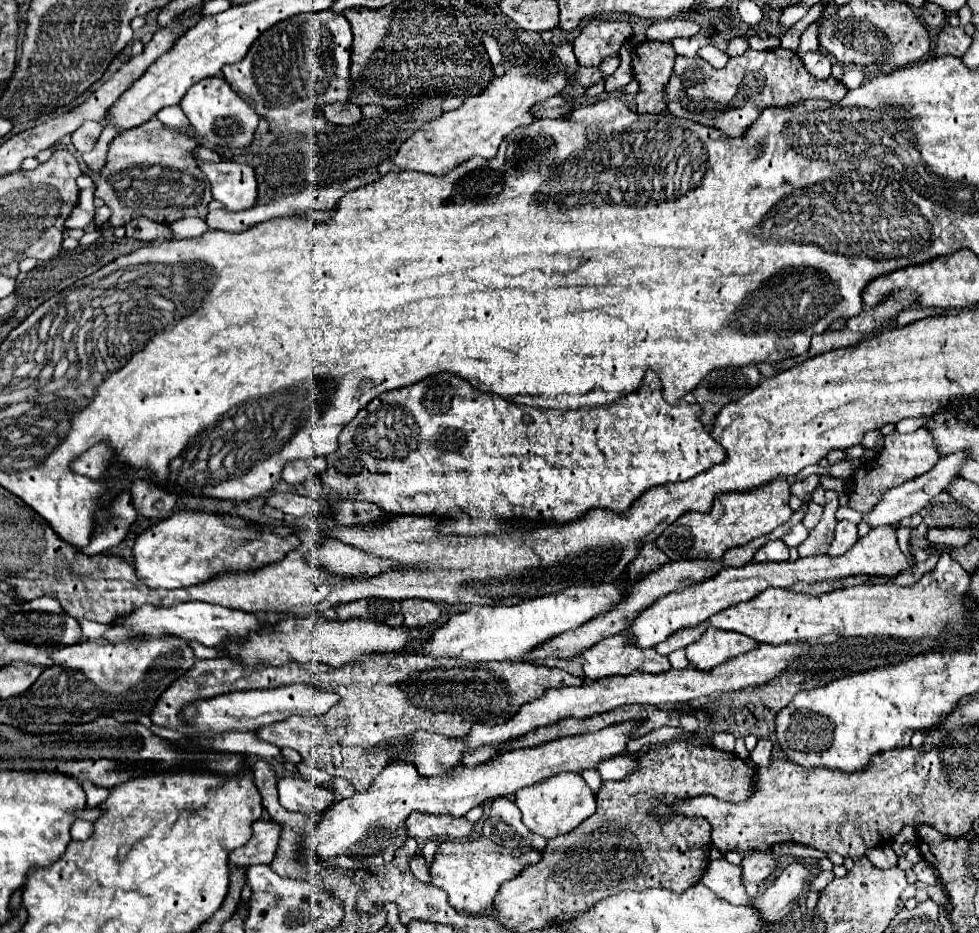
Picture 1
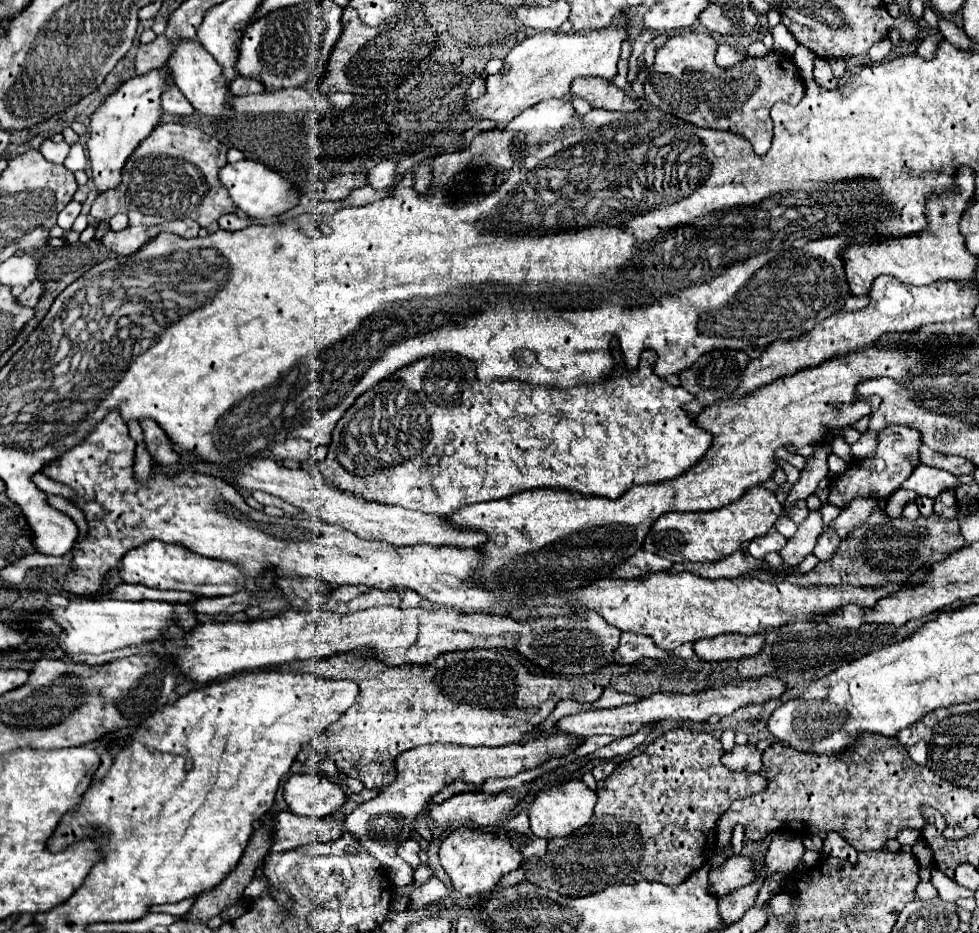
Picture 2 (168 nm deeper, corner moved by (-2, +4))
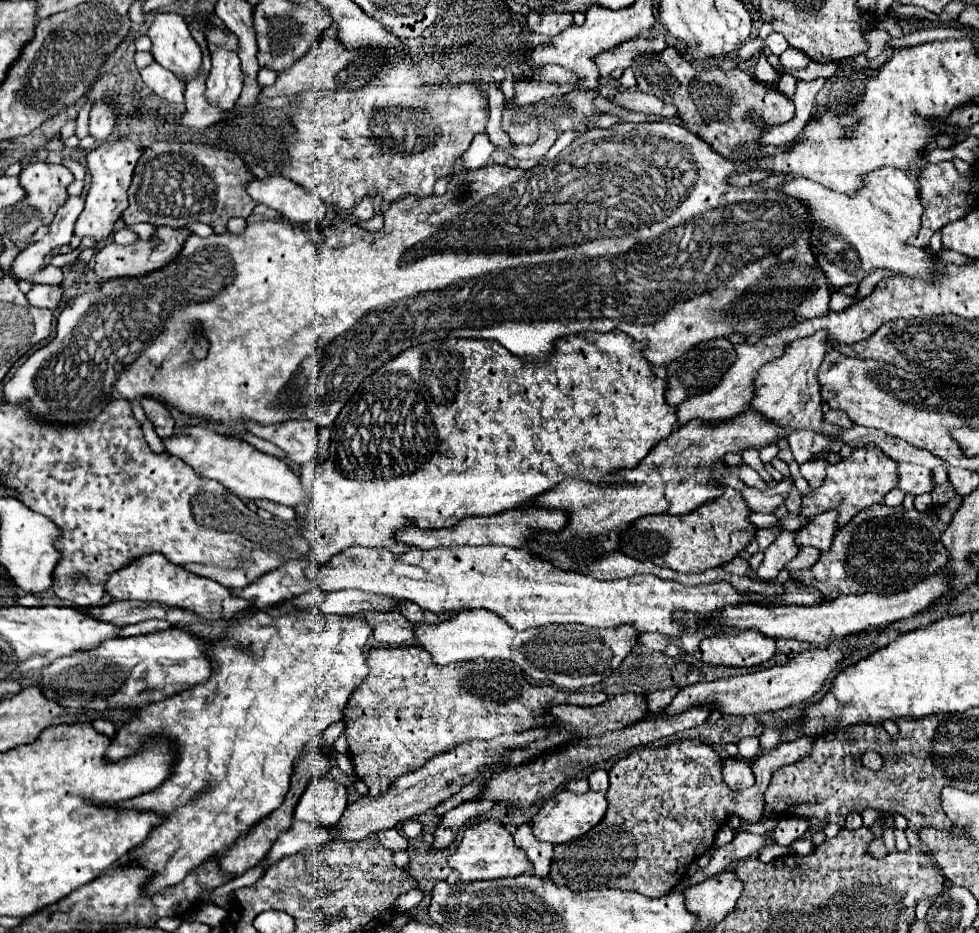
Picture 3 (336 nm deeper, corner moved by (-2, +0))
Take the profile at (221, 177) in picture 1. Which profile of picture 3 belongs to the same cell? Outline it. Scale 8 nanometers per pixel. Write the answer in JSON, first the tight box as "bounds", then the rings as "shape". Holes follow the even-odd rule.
{"bounds":[244,176,326,224],"shape":[[[282,176],[254,178],[244,184],[244,190],[252,200],[280,212],[294,224],[320,222],[326,214],[322,200],[316,200],[316,196],[312,196],[306,188],[300,188]]]}

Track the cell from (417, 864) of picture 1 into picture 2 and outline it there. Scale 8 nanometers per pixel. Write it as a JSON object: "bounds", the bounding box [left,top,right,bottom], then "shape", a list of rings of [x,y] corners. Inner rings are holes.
{"bounds":[400,838,420,868],"shape":[[[414,838],[412,840],[404,840],[404,844],[400,844],[400,858],[406,860],[412,868],[416,868],[420,864],[418,852],[420,852],[420,844]]]}

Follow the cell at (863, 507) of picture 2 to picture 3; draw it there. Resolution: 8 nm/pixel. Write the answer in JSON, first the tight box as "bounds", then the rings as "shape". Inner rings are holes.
{"bounds":[796,512,838,550],"shape":[[[822,512],[814,516],[814,520],[796,532],[796,544],[814,546],[818,550],[828,550],[832,546],[832,538],[838,530],[838,512]]]}

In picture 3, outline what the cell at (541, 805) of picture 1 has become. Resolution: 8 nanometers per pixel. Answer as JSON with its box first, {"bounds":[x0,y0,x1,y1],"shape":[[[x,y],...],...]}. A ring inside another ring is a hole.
{"bounds":[530,790,608,844],"shape":[[[562,790],[556,796],[552,796],[550,800],[546,800],[546,804],[538,810],[538,814],[530,822],[530,826],[538,840],[544,840],[550,844],[564,844],[572,838],[586,834],[592,826],[596,826],[604,818],[606,808],[608,808],[608,802],[606,802],[604,794],[600,794],[600,792],[590,790],[586,794],[576,794],[570,790]]]}

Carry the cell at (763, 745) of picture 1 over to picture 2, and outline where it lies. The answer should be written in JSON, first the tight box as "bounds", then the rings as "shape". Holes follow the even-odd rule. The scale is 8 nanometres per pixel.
{"bounds":[722,746,762,774],"shape":[[[734,746],[730,752],[724,752],[722,762],[726,768],[734,770],[734,772],[746,772],[746,774],[754,774],[762,768],[762,754],[750,746]]]}

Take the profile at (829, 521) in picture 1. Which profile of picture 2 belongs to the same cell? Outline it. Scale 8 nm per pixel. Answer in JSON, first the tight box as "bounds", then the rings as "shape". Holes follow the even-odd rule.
{"bounds":[778,512,824,566],"shape":[[[810,512],[800,524],[798,532],[788,540],[788,544],[778,552],[784,566],[796,566],[800,564],[816,546],[816,540],[820,532],[824,530],[824,524],[820,520],[820,512]]]}

